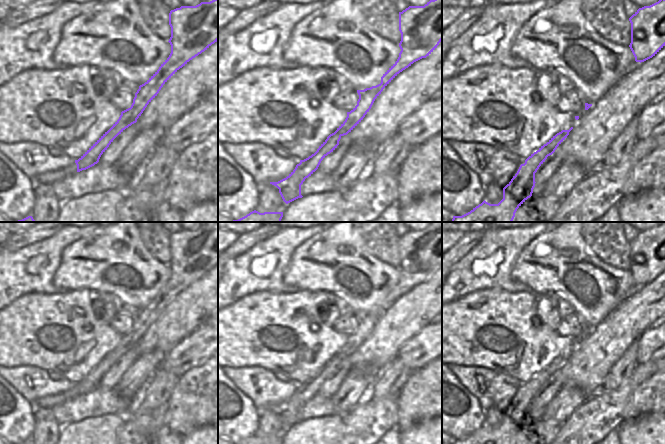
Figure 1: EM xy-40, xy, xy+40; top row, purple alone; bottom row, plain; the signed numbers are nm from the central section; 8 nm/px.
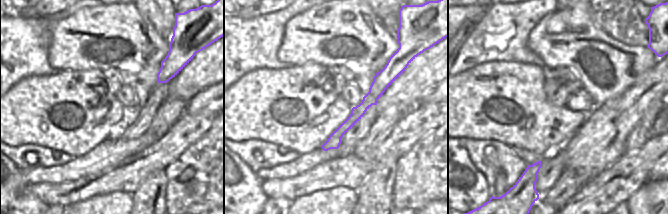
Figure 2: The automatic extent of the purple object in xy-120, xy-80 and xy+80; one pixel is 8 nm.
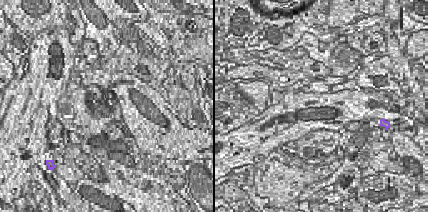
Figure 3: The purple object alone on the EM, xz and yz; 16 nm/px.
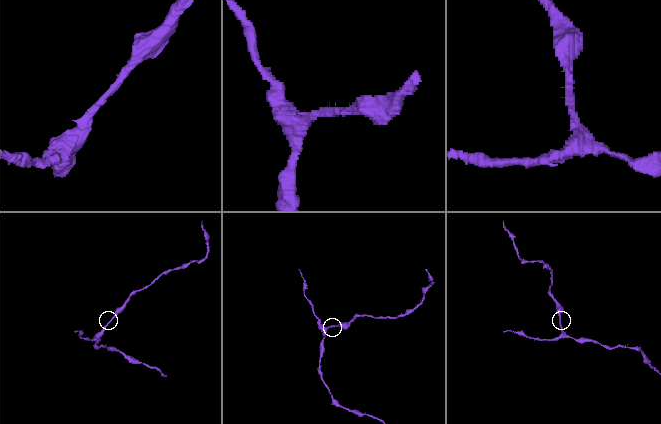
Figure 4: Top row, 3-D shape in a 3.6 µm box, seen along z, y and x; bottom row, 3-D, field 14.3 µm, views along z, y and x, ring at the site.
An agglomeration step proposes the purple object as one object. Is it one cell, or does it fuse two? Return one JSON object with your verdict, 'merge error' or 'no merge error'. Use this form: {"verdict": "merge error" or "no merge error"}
{"verdict": "no merge error"}

